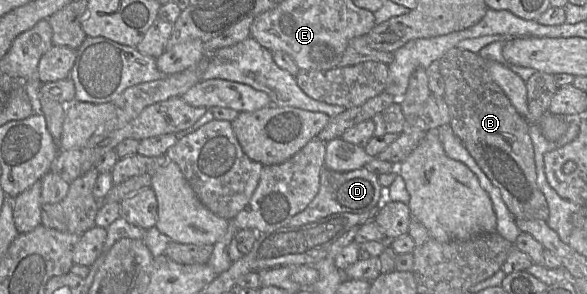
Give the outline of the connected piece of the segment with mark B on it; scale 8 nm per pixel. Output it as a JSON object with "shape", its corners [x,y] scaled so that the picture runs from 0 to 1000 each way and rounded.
{"shape":[[[770,163],[746,204],[746,231],[758,279],[756,337],[765,371],[767,425],[773,452],[784,469],[790,497],[796,503],[802,531],[809,541],[838,626],[850,643],[855,680],[860,687],[867,718],[877,741],[882,745],[932,752],[935,738],[935,707],[927,660],[915,633],[910,503],[901,459],[901,415],[879,378],[862,320],[838,269],[828,231],[828,204],[823,201],[814,180],[806,180],[790,167]]]}

